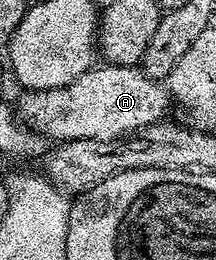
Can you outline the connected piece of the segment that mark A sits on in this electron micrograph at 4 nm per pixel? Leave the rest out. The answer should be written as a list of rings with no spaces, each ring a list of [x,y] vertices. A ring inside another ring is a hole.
[[[96,65],[69,85],[48,91],[24,90],[17,103],[17,118],[44,140],[92,139],[109,141],[130,137],[142,127],[166,120],[173,100],[164,84],[150,79],[139,67]]]

